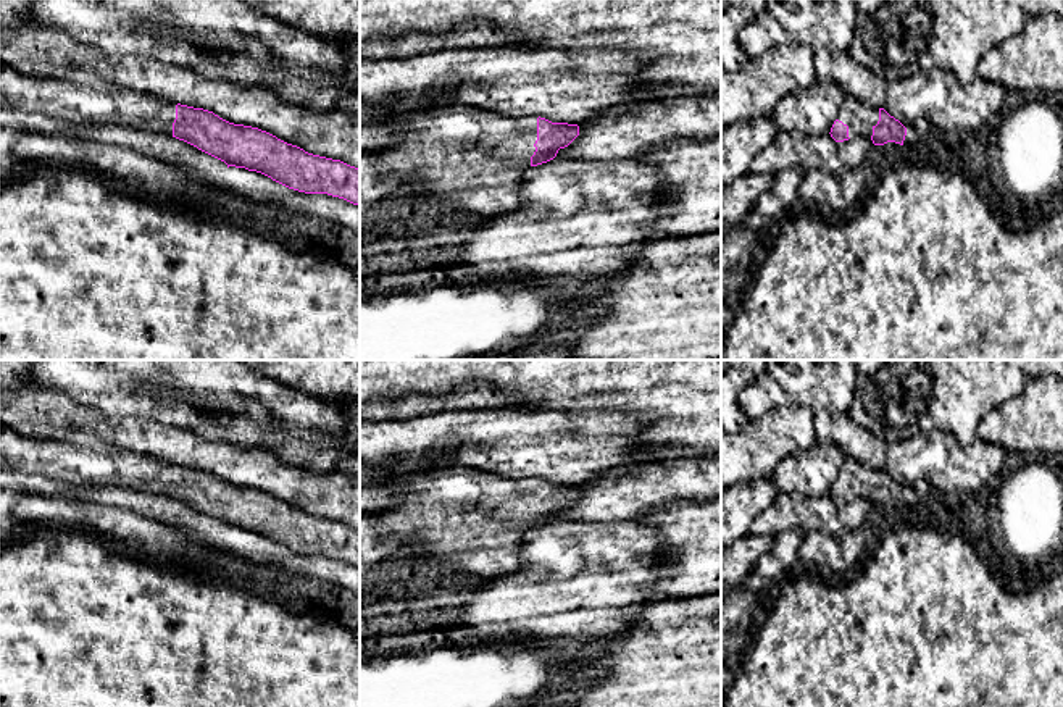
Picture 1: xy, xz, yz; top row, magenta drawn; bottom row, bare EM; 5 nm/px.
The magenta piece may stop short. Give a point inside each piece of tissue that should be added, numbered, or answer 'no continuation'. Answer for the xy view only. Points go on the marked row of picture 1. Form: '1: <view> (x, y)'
1: xy (81, 97)

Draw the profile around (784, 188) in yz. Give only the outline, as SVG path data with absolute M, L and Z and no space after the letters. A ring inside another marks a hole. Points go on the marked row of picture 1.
M794 166L787 171L774 174L769 192L763 194L745 223L755 231L766 229L768 224L781 221L789 215L792 205L798 200L798 189L805 176L805 169Z

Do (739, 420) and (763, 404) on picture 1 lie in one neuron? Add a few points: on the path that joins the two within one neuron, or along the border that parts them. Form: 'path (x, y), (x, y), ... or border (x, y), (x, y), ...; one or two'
border (757, 380), (739, 394), (739, 407), (749, 420); two

